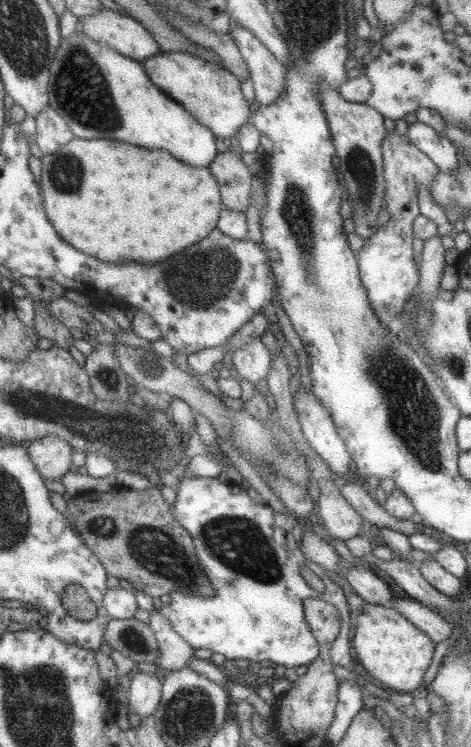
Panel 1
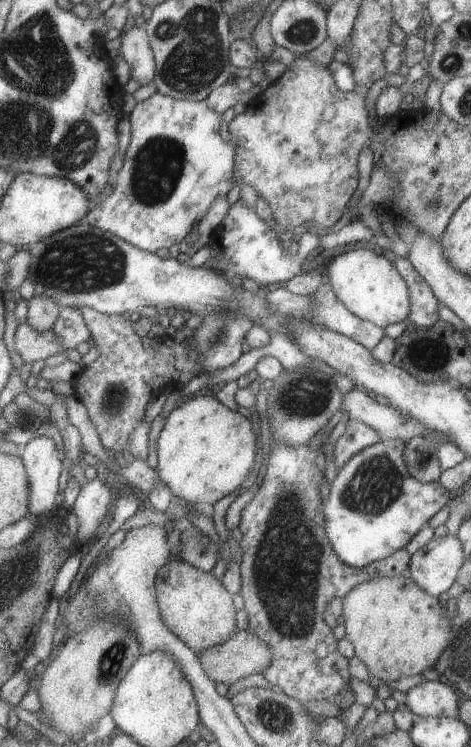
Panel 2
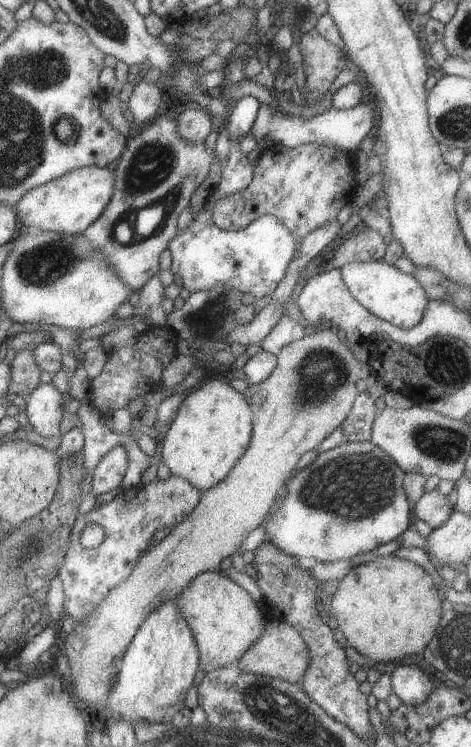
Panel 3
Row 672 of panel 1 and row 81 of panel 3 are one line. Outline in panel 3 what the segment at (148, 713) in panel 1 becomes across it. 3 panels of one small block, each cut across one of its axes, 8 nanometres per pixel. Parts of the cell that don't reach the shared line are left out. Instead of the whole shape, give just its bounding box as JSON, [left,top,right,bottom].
[124,79,163,126]

